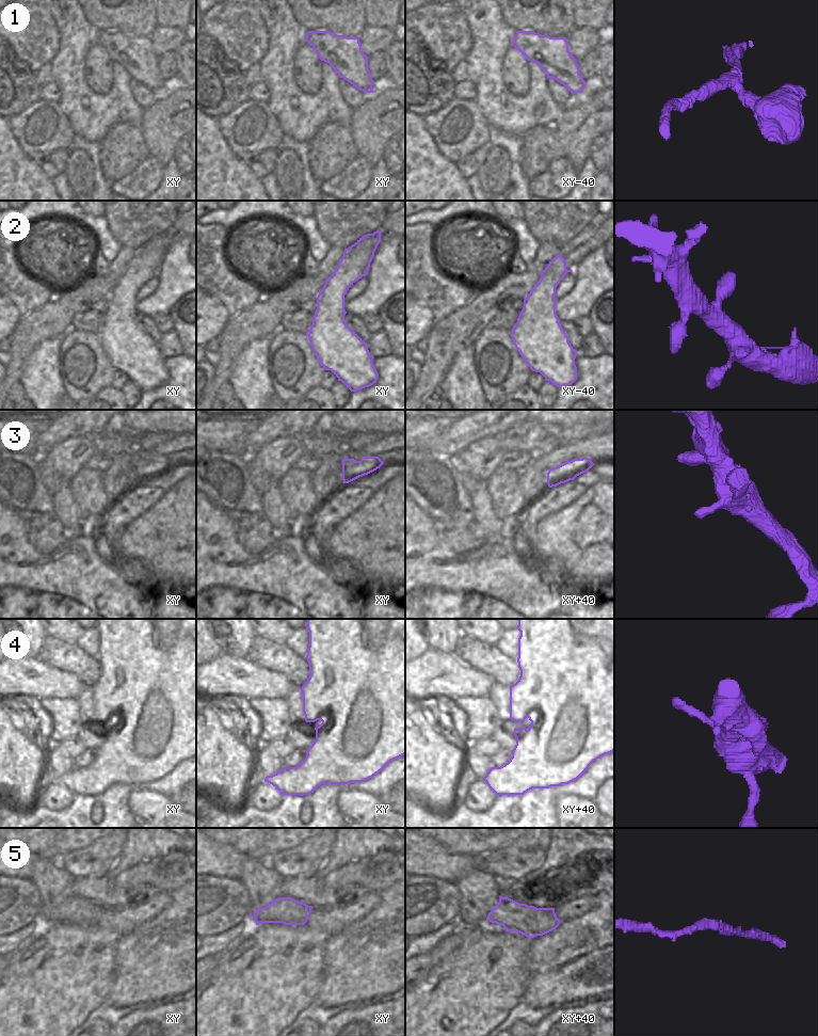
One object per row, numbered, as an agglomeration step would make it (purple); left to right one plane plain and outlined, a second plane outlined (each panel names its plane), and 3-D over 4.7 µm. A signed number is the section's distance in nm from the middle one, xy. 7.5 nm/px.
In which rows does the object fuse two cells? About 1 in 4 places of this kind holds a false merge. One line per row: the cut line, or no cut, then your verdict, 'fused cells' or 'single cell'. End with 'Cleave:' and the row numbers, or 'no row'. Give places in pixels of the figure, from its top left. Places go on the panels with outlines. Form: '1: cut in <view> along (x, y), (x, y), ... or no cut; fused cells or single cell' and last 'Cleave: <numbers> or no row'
1: no cut; single cell
2: no cut; single cell
3: no cut; single cell
4: no cut; single cell
5: no cut; single cell
Cleave: no row

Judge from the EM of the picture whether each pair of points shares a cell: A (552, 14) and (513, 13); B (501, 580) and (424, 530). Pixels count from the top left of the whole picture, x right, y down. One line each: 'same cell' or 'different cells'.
A: same cell
B: same cell

